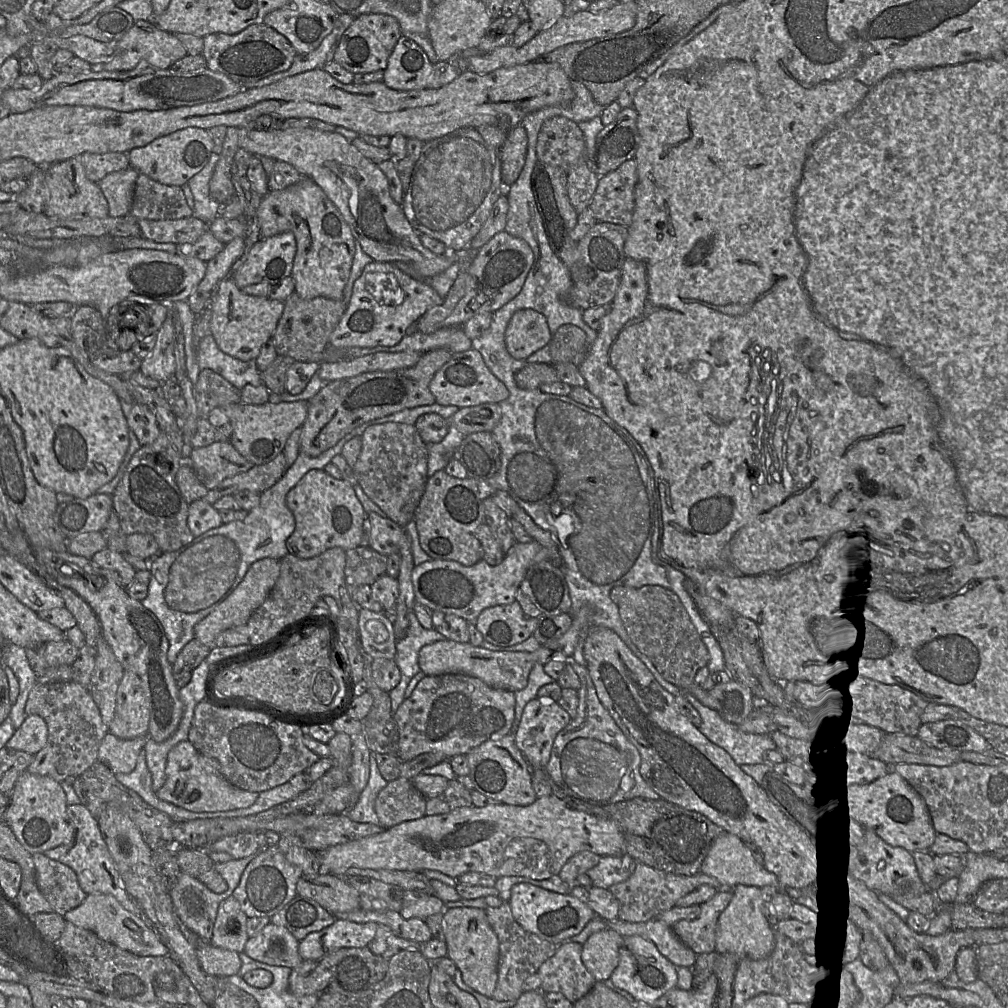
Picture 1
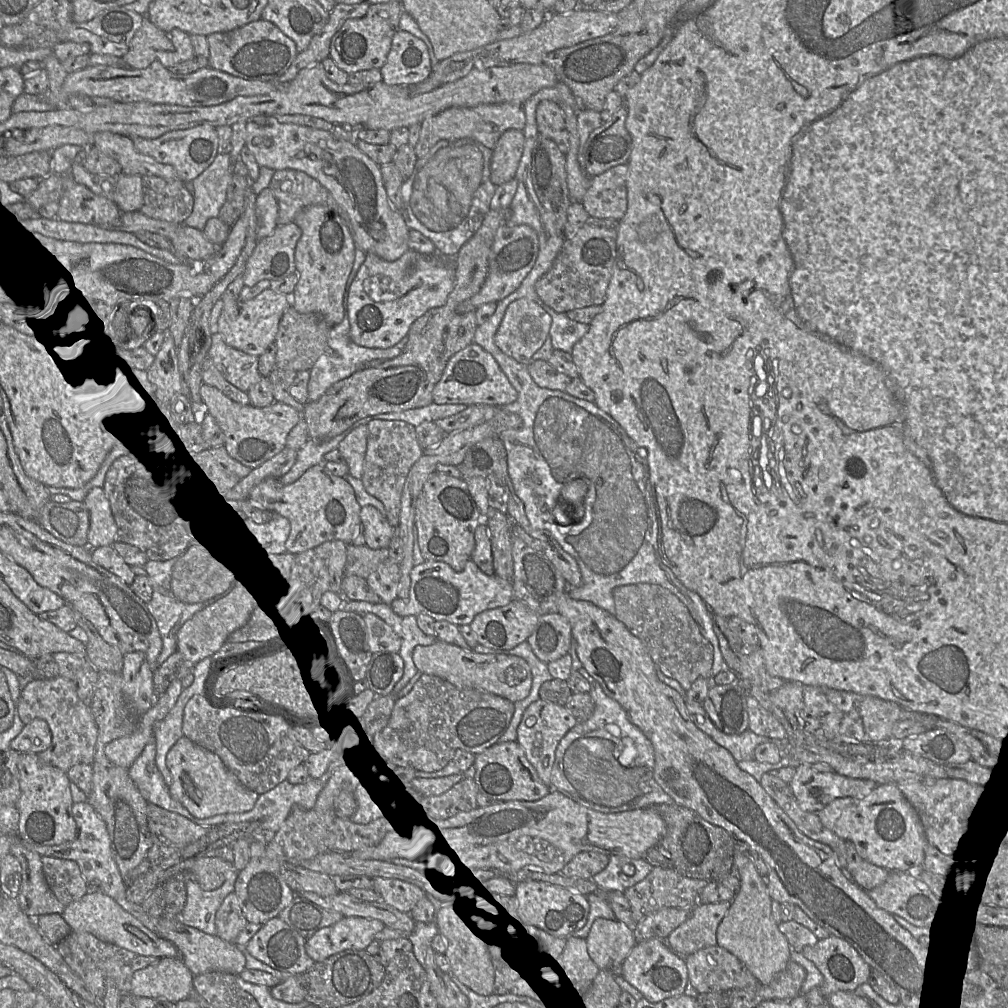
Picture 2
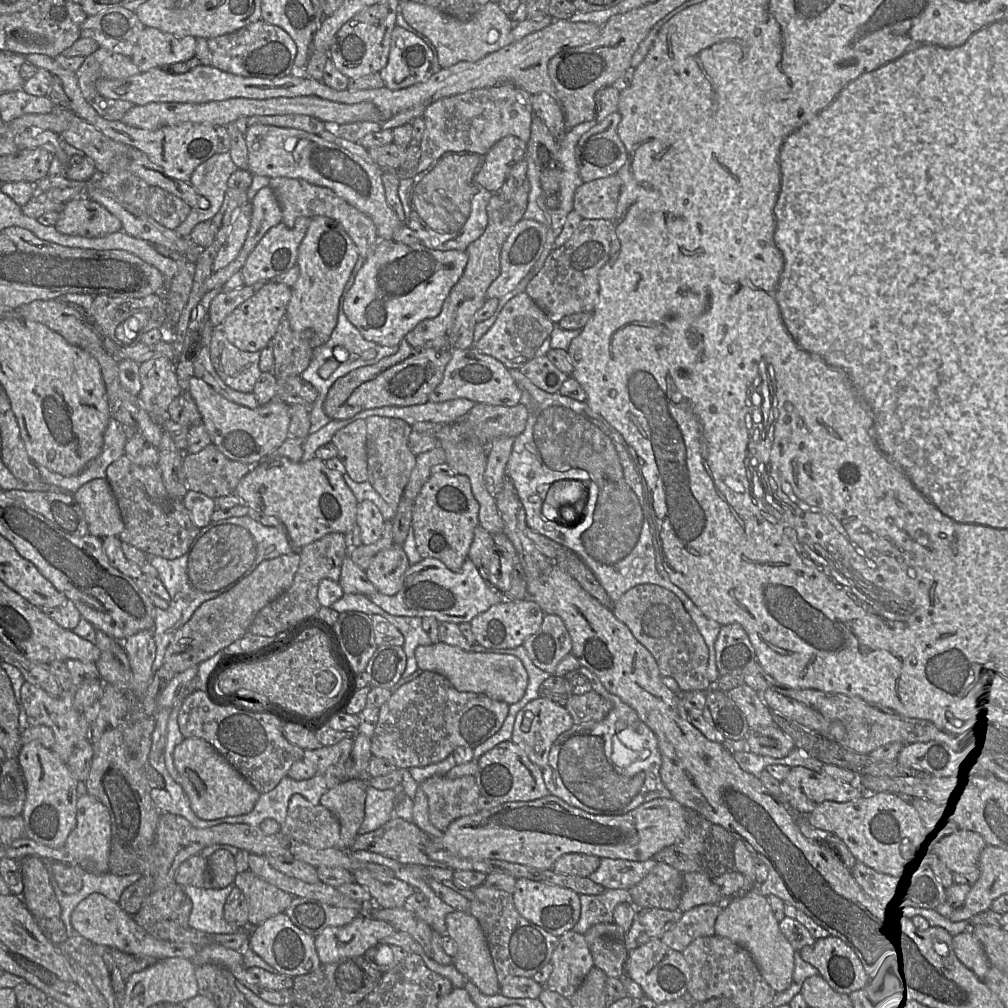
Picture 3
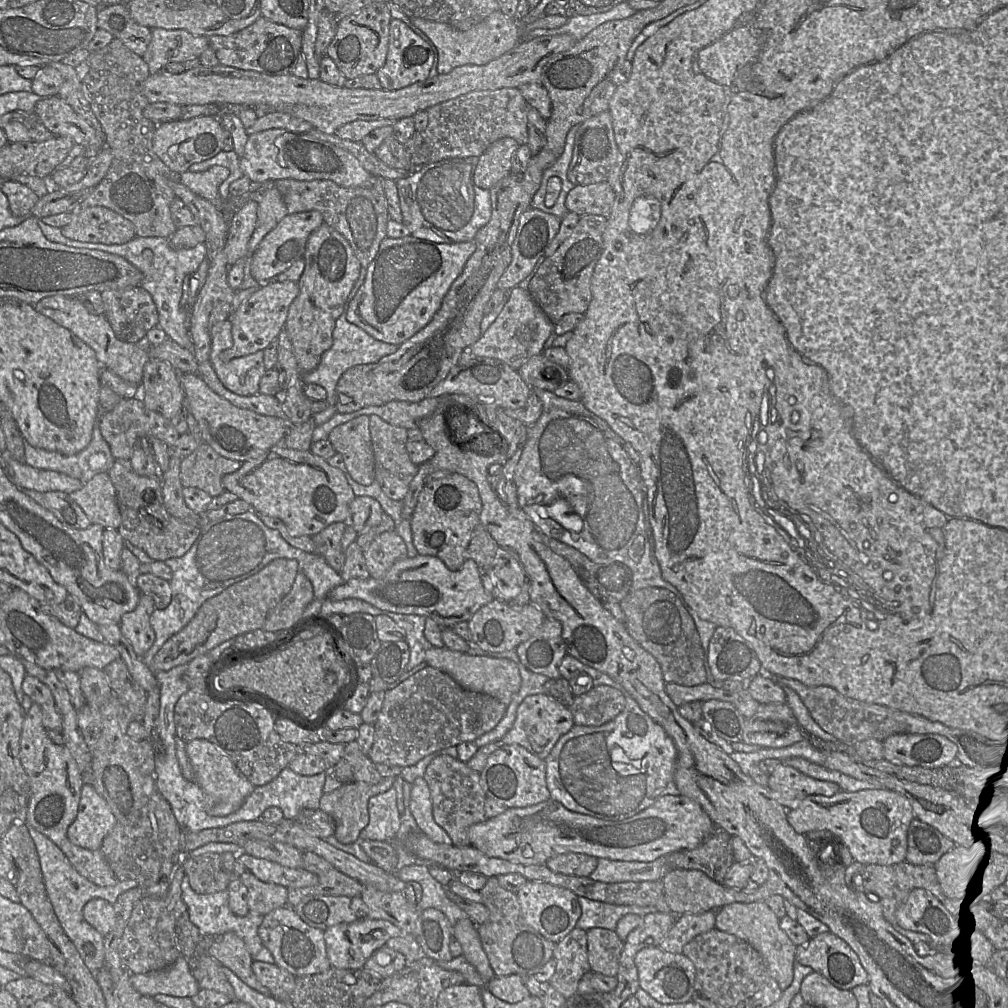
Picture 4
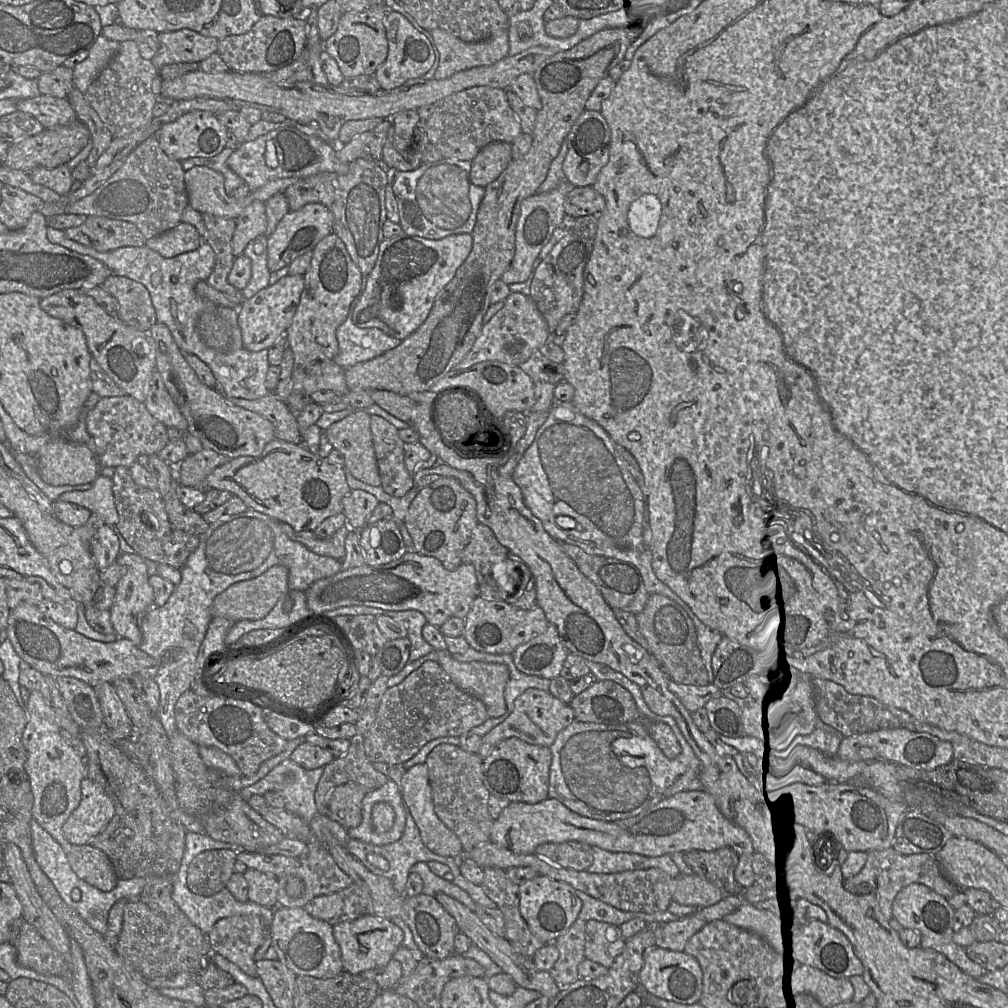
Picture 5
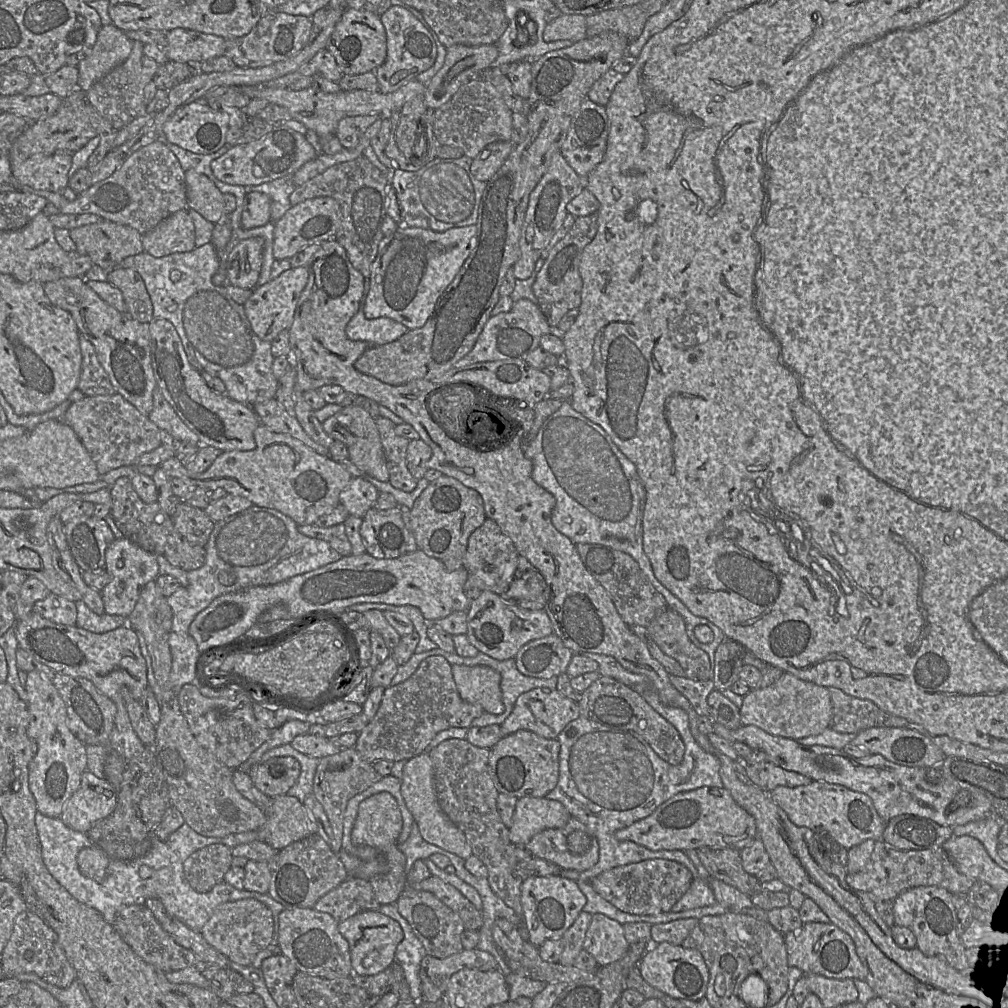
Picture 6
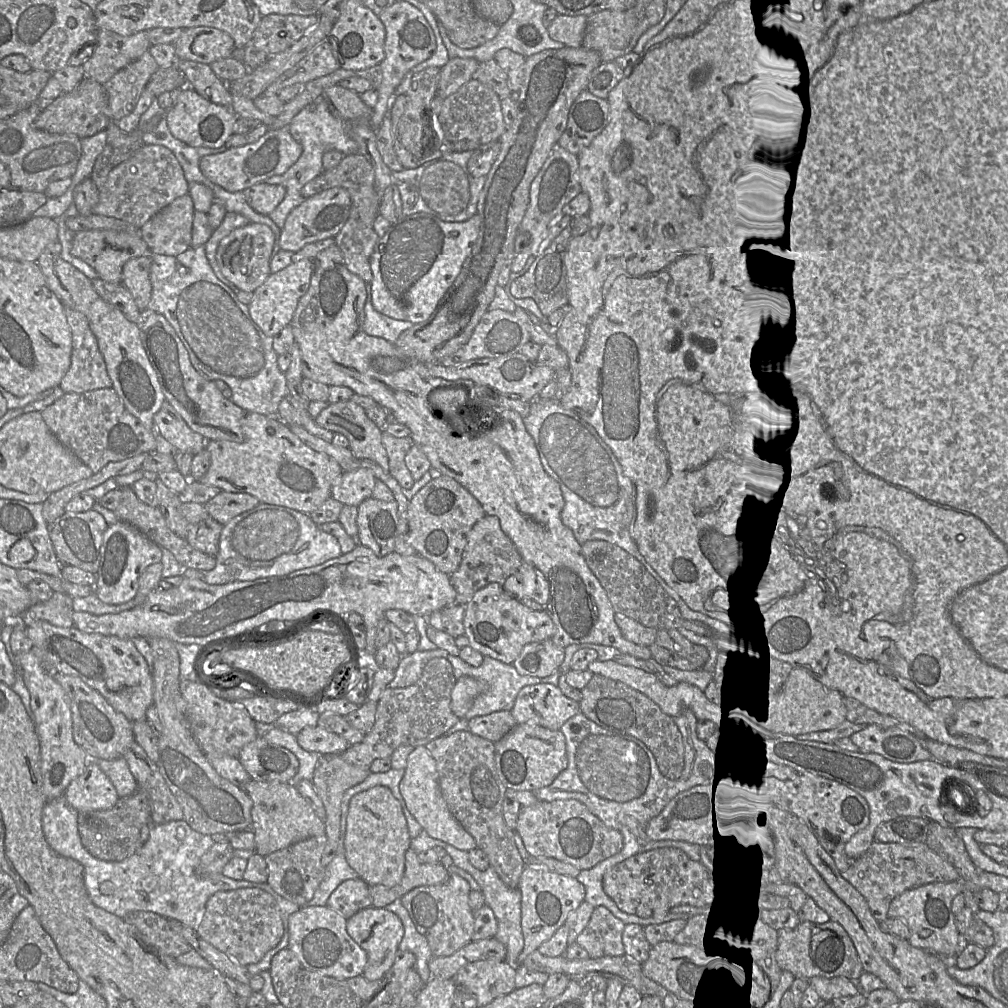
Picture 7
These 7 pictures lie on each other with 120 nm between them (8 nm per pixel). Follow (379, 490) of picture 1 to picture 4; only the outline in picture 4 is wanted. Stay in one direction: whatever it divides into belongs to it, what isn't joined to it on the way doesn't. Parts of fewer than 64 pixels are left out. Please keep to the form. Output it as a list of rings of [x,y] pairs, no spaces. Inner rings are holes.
[[[373,414],[369,416],[369,430],[374,454],[375,481],[389,498],[402,501],[418,471],[418,466],[411,461],[406,449],[407,429],[390,424]]]

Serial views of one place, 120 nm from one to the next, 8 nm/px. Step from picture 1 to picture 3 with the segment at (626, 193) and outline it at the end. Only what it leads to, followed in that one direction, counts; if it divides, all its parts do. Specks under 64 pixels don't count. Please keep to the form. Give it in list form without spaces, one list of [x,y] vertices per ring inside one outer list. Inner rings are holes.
[[[618,174],[580,185],[574,194],[573,209],[583,219],[613,220],[622,181]]]

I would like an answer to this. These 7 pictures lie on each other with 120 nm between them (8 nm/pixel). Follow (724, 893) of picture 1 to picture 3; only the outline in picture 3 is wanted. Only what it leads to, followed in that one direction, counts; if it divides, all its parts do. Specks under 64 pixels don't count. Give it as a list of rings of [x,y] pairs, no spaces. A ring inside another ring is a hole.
[[[701,904],[683,912],[680,920],[661,937],[662,942],[675,951],[683,952],[695,939],[716,935],[715,922],[723,904]]]

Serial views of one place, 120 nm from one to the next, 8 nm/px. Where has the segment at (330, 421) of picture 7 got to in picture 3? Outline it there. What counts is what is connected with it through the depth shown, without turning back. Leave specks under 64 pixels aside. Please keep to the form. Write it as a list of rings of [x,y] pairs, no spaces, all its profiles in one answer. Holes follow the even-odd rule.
[[[364,419],[356,420],[338,430],[331,443],[338,451],[346,473],[358,483],[368,480],[367,426]]]

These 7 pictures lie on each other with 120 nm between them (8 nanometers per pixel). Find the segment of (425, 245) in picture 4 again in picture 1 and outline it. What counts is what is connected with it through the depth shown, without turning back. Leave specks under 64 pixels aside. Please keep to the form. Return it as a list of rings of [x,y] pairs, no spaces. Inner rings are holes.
[[[372,261],[354,282],[347,308],[329,338],[329,348],[371,348],[394,346],[406,335],[411,325],[431,307],[442,304],[443,298],[426,283],[414,279],[395,264]]]

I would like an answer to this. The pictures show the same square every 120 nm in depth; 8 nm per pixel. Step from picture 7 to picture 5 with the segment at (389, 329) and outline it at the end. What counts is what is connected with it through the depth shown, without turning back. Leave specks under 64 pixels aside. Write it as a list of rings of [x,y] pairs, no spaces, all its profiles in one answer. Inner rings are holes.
[[[359,294],[356,296],[346,320],[336,330],[339,352],[334,361],[343,369],[372,360],[397,347],[402,341],[378,328],[360,328],[353,322],[353,309],[360,297]]]

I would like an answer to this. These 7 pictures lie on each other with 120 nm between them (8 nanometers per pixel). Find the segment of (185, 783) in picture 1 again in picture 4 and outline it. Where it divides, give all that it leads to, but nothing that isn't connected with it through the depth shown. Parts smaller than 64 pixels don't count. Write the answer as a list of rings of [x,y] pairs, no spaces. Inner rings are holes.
[[[205,739],[186,743],[186,753],[195,773],[195,782],[205,794],[205,811],[214,817],[223,817],[237,811],[255,786],[235,766],[229,756],[218,746]]]

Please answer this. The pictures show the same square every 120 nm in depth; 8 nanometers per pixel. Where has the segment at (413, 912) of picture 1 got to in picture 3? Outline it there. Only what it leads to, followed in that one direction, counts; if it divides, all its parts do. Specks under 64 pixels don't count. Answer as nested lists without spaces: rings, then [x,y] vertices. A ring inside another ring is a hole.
[[[368,869],[353,872],[355,881],[365,886],[371,894],[371,903],[382,908],[404,907],[406,899],[415,888],[395,875],[389,876]]]

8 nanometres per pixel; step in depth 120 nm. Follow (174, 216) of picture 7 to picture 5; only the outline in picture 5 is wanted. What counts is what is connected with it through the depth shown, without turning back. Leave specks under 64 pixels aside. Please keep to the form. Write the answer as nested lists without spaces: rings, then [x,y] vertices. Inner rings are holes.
[[[185,222],[145,241],[145,245],[164,258],[172,258],[196,250],[203,239],[197,229]]]

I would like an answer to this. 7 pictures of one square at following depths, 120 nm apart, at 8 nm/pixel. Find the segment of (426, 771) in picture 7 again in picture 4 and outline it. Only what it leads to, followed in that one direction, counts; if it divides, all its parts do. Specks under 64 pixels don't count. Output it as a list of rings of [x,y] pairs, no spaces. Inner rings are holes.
[[[418,777],[412,783],[409,808],[419,831],[433,842],[452,844],[447,832],[433,818],[431,795],[423,777]]]

